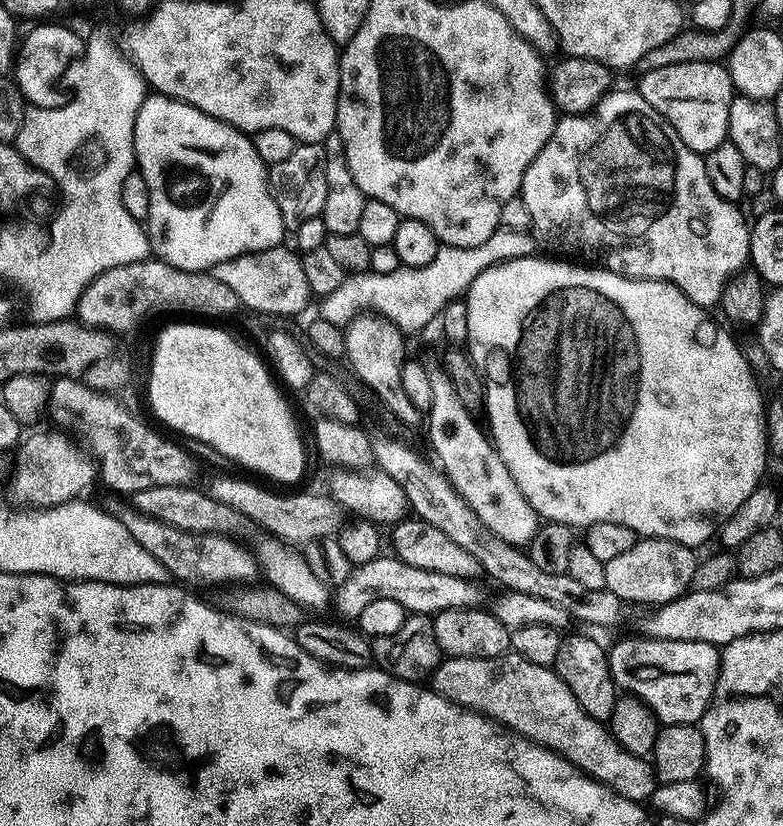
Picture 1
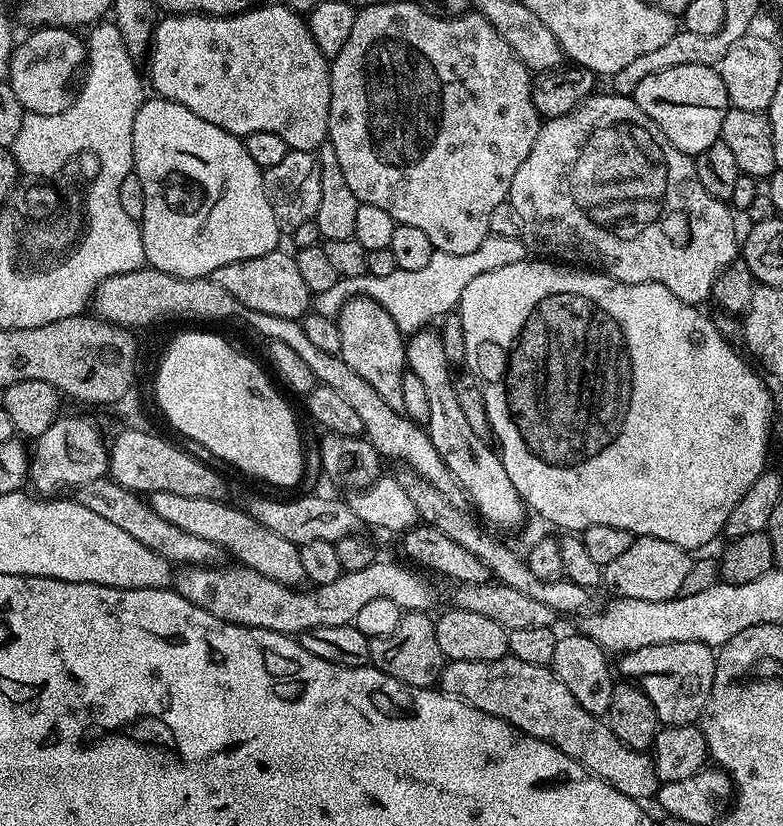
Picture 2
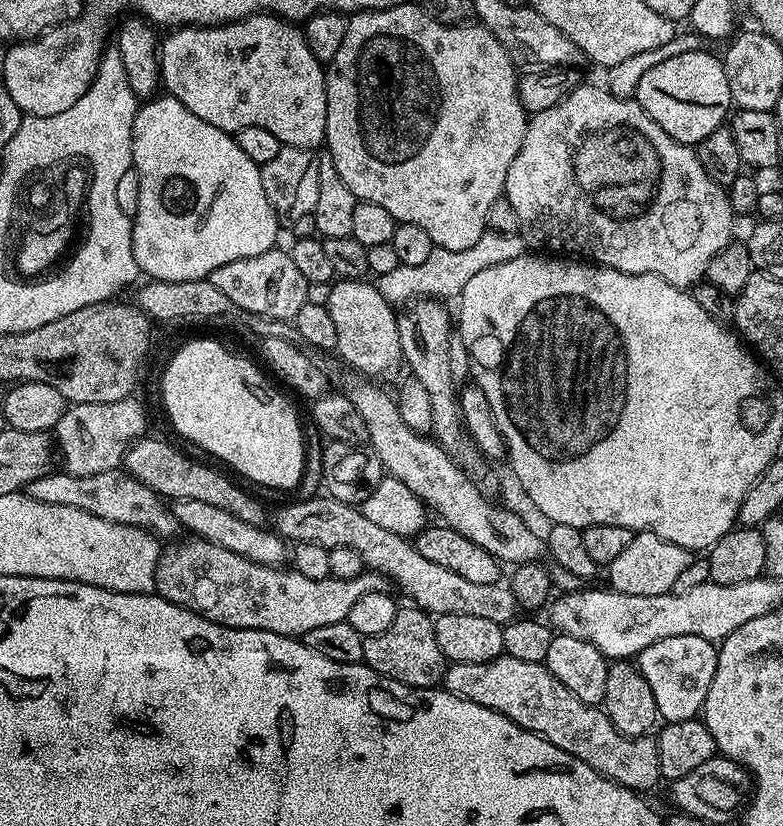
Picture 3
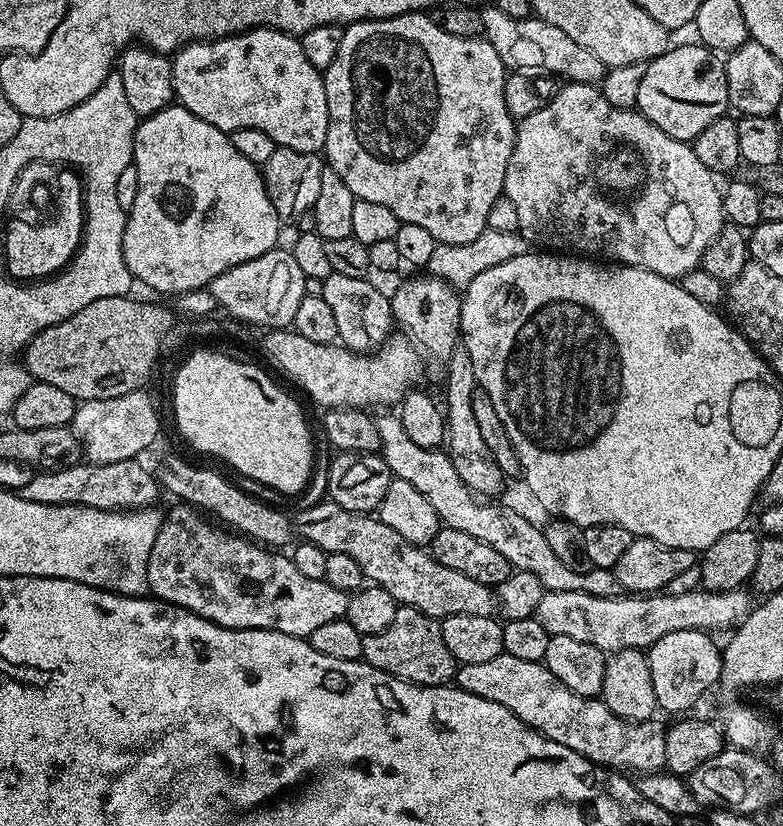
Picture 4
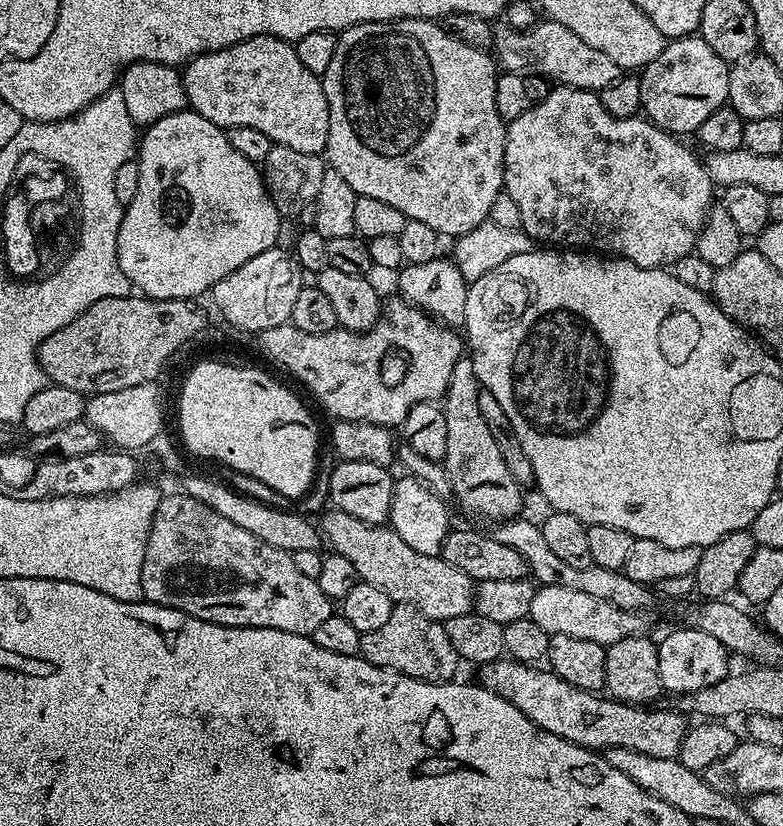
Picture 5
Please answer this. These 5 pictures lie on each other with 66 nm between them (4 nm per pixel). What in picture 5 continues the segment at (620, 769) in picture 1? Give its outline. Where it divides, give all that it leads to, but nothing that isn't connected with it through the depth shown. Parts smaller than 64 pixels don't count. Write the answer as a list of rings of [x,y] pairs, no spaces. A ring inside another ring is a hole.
[[[501,658],[479,665],[478,680],[494,694],[506,698],[506,702],[518,706],[530,722],[550,734],[558,734],[558,738],[566,738],[566,742],[571,744],[593,750],[629,748],[654,758],[675,760],[679,757],[682,738],[690,727],[681,713],[668,706],[656,708],[658,706],[637,706],[613,698],[603,700],[603,695],[575,688],[551,670],[540,670],[531,664]]]

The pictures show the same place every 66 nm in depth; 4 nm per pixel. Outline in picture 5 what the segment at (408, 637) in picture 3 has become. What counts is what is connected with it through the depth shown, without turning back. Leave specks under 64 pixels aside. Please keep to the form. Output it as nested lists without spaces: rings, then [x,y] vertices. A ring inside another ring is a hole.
[[[393,603],[390,610],[390,619],[379,630],[370,630],[360,634],[360,655],[366,662],[379,668],[389,668],[395,672],[406,674],[410,678],[418,678],[422,682],[431,684],[446,684],[457,679],[456,671],[462,667],[460,655],[454,650],[450,637],[446,635],[443,623],[418,610],[409,604]]]

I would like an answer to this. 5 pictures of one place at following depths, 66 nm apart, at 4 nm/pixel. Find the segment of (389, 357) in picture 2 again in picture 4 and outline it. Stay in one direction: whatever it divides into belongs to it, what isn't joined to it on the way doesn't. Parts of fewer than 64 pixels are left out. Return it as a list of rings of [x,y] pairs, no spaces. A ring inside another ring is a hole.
[[[332,271],[320,285],[320,296],[326,298],[326,303],[334,314],[334,323],[338,326],[339,343],[352,352],[375,352],[383,346],[394,328],[391,299],[387,295],[383,296],[370,281],[368,278],[349,278],[347,274]]]

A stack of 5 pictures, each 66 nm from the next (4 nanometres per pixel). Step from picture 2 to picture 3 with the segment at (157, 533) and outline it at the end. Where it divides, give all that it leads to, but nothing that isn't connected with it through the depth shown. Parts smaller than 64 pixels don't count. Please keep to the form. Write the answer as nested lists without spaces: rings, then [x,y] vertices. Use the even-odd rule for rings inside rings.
[[[52,470],[48,475],[27,484],[26,492],[38,502],[54,506],[74,506],[98,518],[106,518],[106,522],[143,528],[153,534],[159,533],[159,528],[163,526],[164,512],[166,516],[166,508],[160,505],[163,504],[161,497],[123,470],[89,476],[71,476],[66,471]]]

